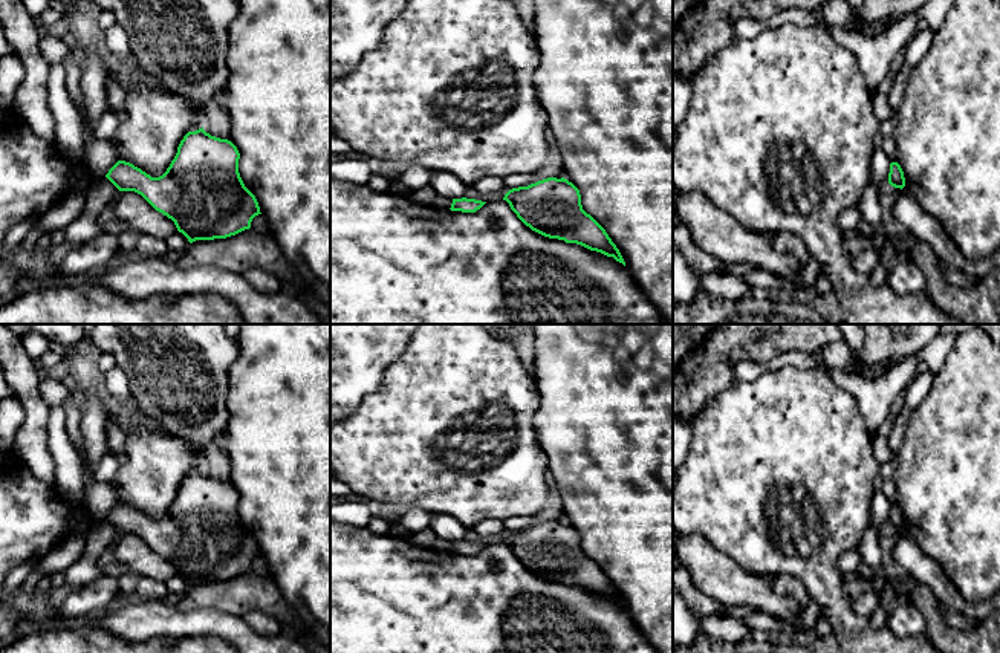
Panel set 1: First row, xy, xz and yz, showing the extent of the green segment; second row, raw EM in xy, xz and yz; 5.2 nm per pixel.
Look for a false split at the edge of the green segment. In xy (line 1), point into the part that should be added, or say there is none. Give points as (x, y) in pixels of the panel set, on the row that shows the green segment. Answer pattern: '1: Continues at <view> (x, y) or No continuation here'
1: No continuation here

